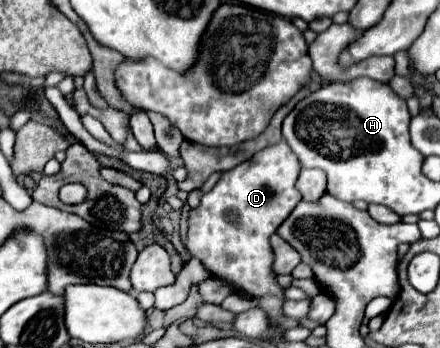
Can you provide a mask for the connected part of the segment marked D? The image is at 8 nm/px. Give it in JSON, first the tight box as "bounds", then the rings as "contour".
{"bounds":[187,140,301,318],"contour":[[[285,140],[277,142],[277,146],[269,146],[265,150],[259,150],[249,158],[249,162],[235,166],[229,172],[223,172],[219,182],[213,186],[211,192],[207,192],[201,198],[199,208],[191,210],[189,214],[189,234],[187,234],[187,250],[191,256],[199,258],[213,276],[223,278],[231,282],[237,290],[259,298],[259,308],[267,312],[269,318],[281,316],[281,304],[283,304],[283,288],[277,286],[275,274],[271,272],[273,264],[273,252],[269,246],[269,236],[277,230],[277,226],[291,214],[291,210],[301,200],[301,194],[295,188],[297,176],[299,176],[301,164],[293,150],[289,150],[289,144]]]}

